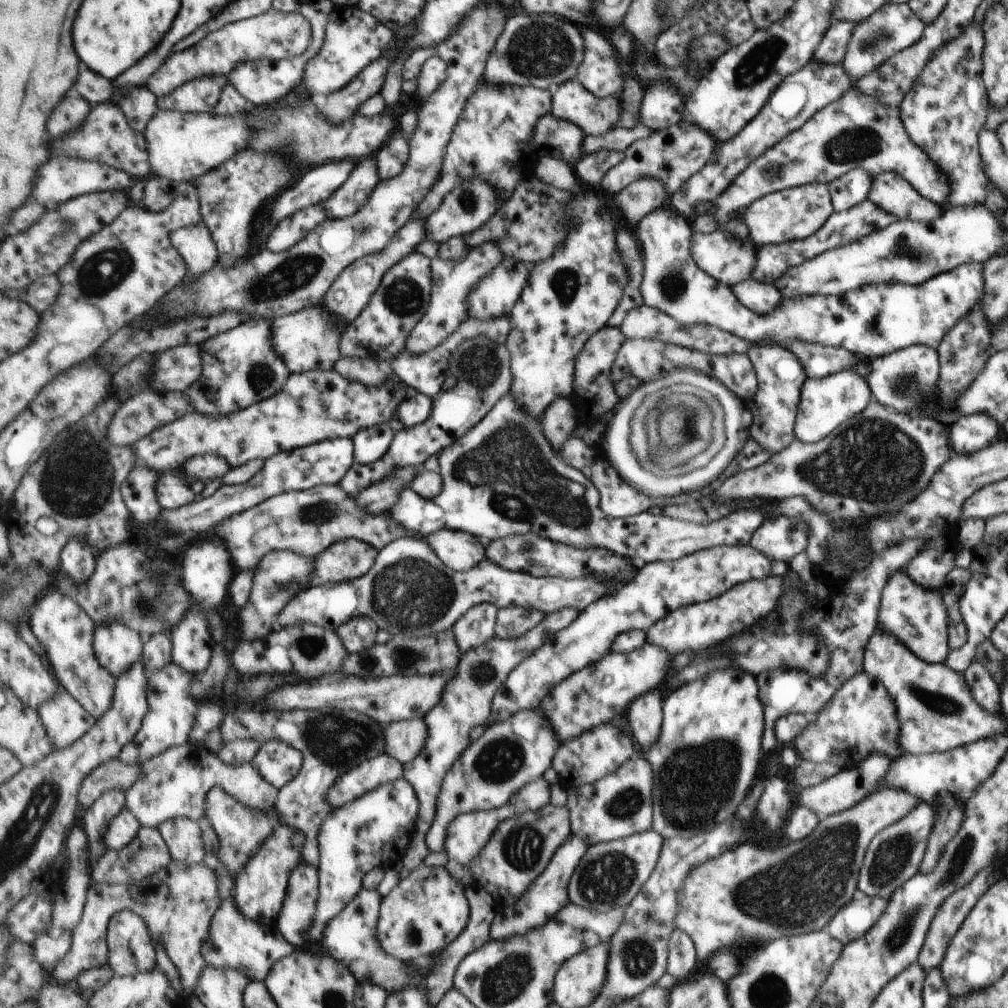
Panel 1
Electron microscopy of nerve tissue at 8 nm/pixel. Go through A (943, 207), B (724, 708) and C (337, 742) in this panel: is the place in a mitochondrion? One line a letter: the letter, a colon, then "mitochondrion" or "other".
A: other
B: other
C: mitochondrion

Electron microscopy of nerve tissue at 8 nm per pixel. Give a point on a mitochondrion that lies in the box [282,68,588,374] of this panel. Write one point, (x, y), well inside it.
(404, 296)

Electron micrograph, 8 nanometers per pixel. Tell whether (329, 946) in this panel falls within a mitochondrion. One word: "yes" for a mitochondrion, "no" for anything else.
no

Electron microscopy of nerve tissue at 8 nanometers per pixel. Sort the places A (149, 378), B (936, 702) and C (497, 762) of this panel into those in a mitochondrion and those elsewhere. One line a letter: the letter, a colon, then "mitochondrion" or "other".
A: other
B: mitochondrion
C: mitochondrion

